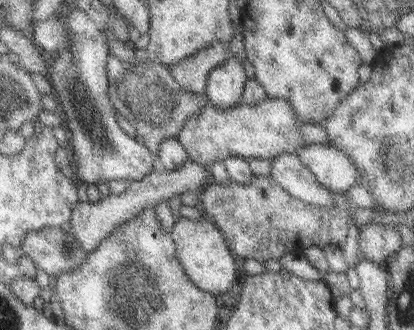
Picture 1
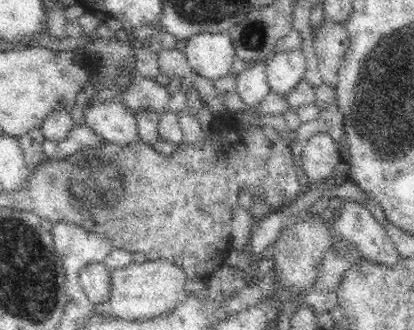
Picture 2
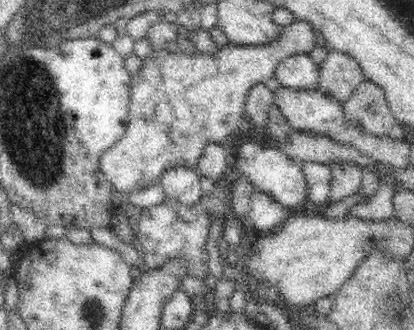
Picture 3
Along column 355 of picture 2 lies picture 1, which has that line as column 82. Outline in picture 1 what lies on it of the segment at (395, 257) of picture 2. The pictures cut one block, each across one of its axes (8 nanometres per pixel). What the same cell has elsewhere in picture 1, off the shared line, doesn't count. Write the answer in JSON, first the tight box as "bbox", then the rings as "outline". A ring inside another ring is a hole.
{"bbox":[69,158,207,254],"outline":[[[155,158],[155,170],[151,174],[147,174],[143,180],[137,182],[129,182],[129,186],[121,192],[121,194],[109,194],[107,198],[89,204],[85,202],[77,202],[71,208],[71,220],[69,226],[73,230],[73,236],[79,240],[79,244],[83,246],[83,250],[89,254],[93,252],[107,236],[111,236],[119,226],[127,224],[129,220],[141,216],[145,210],[153,210],[159,202],[165,202],[173,196],[183,196],[187,192],[201,192],[207,186],[205,182],[205,166],[187,160],[181,168],[177,170],[165,170],[163,166],[159,166],[159,160]]]}

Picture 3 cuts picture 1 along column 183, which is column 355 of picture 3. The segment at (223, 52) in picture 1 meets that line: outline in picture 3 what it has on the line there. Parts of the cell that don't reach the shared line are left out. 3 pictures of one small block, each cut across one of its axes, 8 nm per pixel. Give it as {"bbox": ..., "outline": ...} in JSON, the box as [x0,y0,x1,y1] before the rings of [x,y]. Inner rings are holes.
{"bbox":[320,50,366,104],"outline":[[[330,50],[328,58],[320,64],[320,92],[326,92],[340,104],[346,104],[360,84],[366,80],[360,62],[350,54]]]}

